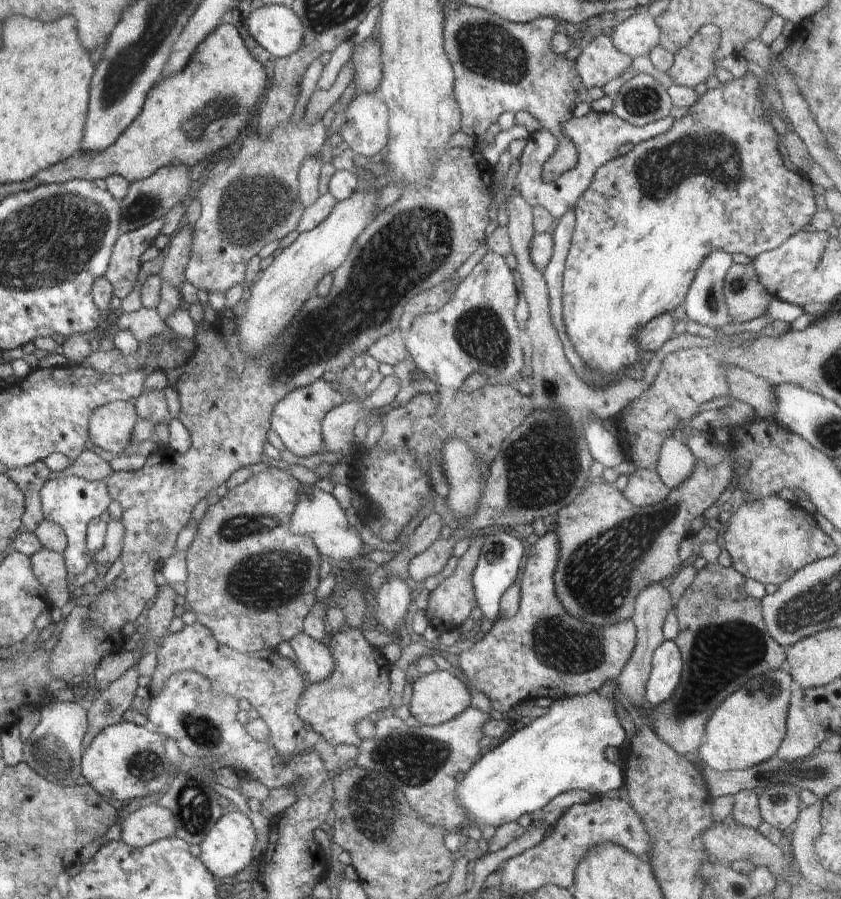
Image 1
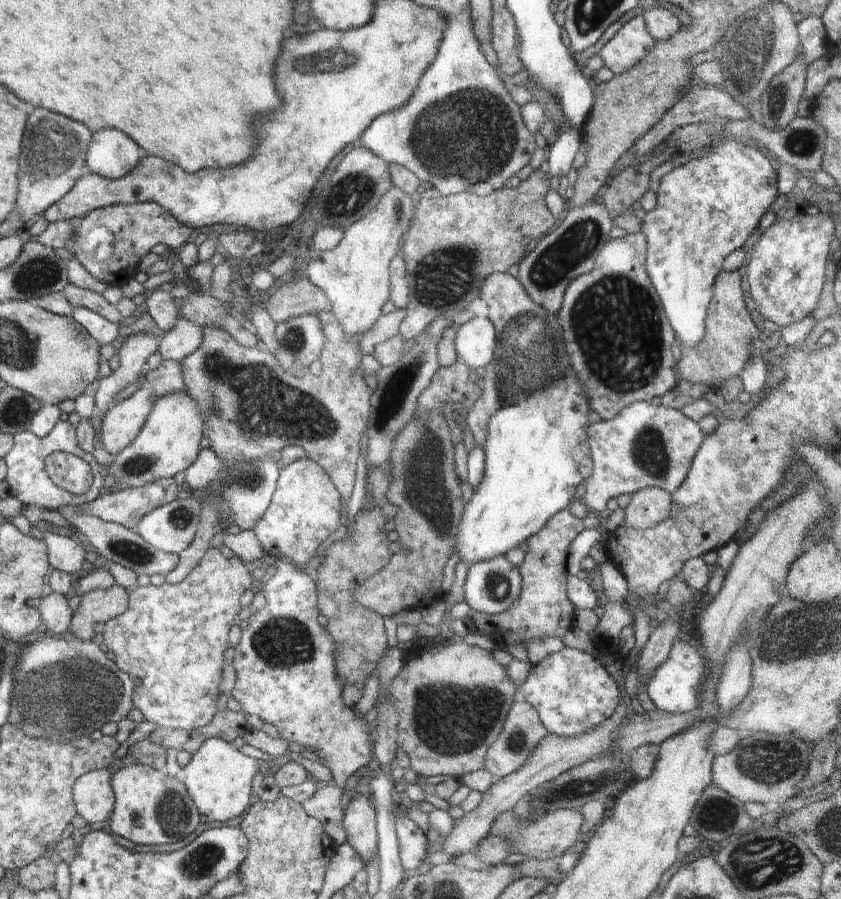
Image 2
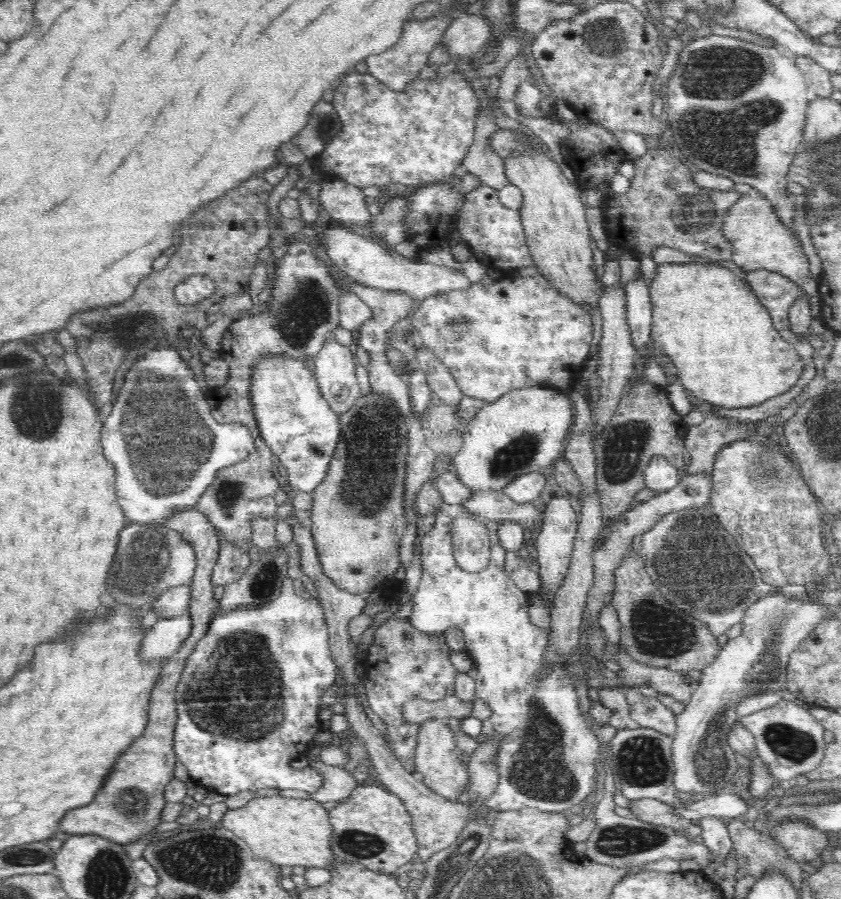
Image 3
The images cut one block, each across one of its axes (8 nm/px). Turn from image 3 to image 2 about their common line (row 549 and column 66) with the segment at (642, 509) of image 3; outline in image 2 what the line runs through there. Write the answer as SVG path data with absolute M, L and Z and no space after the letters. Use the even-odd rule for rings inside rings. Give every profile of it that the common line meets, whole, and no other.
M52 593L38 600L40 603L41 622L46 624L49 634L63 636L68 632L73 617L69 600L64 595Z

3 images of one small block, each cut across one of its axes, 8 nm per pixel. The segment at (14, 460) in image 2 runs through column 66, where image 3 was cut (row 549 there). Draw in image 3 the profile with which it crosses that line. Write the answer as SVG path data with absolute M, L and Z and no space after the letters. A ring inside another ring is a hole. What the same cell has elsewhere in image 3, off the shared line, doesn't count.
M482 518L482 523L486 526L491 534L491 544L490 544L490 564L486 566L482 572L466 572L458 566L455 556L453 555L453 544L452 537L450 538L434 538L434 527L428 533L424 535L424 540L422 543L422 556L421 556L421 570L422 575L419 581L416 592L407 598L414 606L414 610L411 616L408 616L408 621L413 625L414 628L418 628L420 632L434 633L442 632L445 633L448 628L458 628L461 634L463 634L463 639L465 642L464 650L468 652L471 656L474 666L476 667L476 677L475 677L475 696L480 700L489 704L492 714L483 721L483 725L480 734L476 737L477 742L482 742L484 738L492 738L492 736L501 736L499 740L499 747L495 754L495 767L499 776L496 788L494 792L488 797L488 800L484 802L484 805L488 806L488 809L494 809L495 811L510 811L511 809L536 809L540 812L565 812L567 810L576 810L586 801L589 794L594 794L596 792L598 795L602 789L602 776L596 777L596 757L599 752L599 742L594 735L594 730L592 729L593 721L588 720L586 716L582 713L580 709L580 700L578 700L578 694L576 694L576 689L574 684L570 683L568 679L568 673L564 671L563 666L556 666L548 673L545 677L538 679L536 674L542 669L542 664L544 664L544 652L548 648L548 633L547 630L537 625L534 625L530 621L530 616L528 615L528 594L524 594L524 591L520 591L516 586L516 583L508 576L505 569L505 556L507 550L501 545L499 537L496 536L497 524L498 522L490 522L488 518Z

